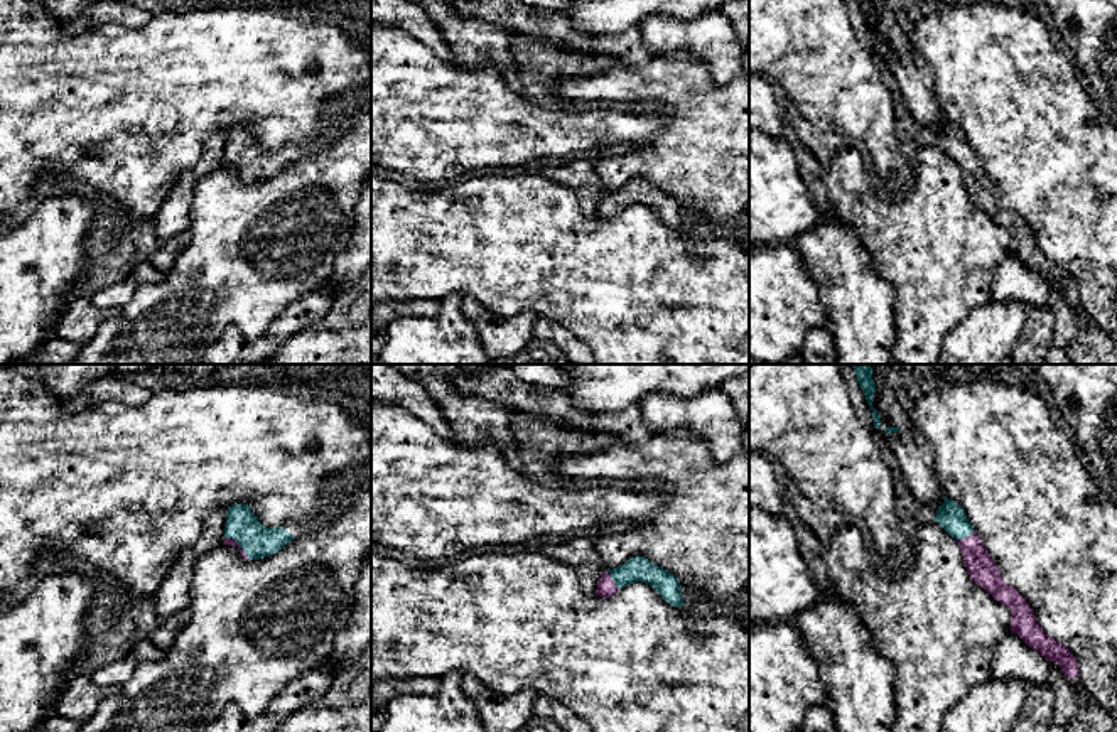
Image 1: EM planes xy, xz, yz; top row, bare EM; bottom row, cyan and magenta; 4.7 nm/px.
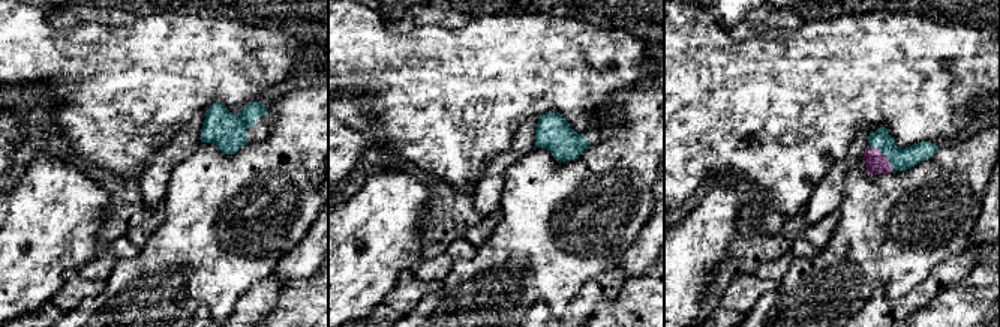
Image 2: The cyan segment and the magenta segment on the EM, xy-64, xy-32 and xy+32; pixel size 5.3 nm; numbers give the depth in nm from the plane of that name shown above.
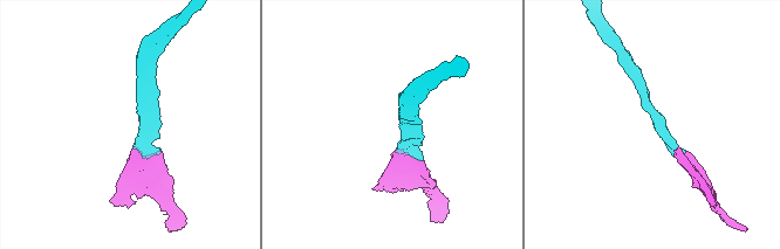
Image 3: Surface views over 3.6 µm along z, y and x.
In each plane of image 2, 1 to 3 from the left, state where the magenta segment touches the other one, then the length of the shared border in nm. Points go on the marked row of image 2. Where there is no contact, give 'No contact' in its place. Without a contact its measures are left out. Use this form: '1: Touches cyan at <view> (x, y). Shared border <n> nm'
1: No contact
2: No contact
3: Touches cyan at xy+32 (885, 155). Shared border 200 nm

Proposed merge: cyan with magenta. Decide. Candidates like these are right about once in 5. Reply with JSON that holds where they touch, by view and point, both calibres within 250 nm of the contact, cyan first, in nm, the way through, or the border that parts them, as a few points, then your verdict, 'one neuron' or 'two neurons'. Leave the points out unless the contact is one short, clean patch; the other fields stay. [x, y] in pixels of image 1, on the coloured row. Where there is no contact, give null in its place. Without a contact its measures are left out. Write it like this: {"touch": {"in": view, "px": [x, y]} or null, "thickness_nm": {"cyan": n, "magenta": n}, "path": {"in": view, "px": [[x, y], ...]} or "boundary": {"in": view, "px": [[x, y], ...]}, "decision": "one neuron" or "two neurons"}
{"touch": {"in": "xz", "px": [613, 581]}, "thickness_nm": {"cyan": 130, "magenta": 90}, "path": {"in": "xz", "px": [[638, 569], [613, 581], [606, 587]]}, "decision": "one neuron"}

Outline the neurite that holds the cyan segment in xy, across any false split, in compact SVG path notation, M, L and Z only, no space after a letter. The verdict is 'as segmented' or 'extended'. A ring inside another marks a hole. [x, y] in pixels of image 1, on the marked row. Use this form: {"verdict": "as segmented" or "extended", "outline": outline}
{"verdict": "extended", "outline": "M233 504L228 508L223 543L236 546L245 560L260 560L275 555L302 533L299 523L265 528L248 504Z"}

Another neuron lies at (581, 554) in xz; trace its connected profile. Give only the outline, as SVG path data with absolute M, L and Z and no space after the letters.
M574 538L560 545L547 545L542 553L570 565L585 594L596 594L604 568L599 560L594 538Z

